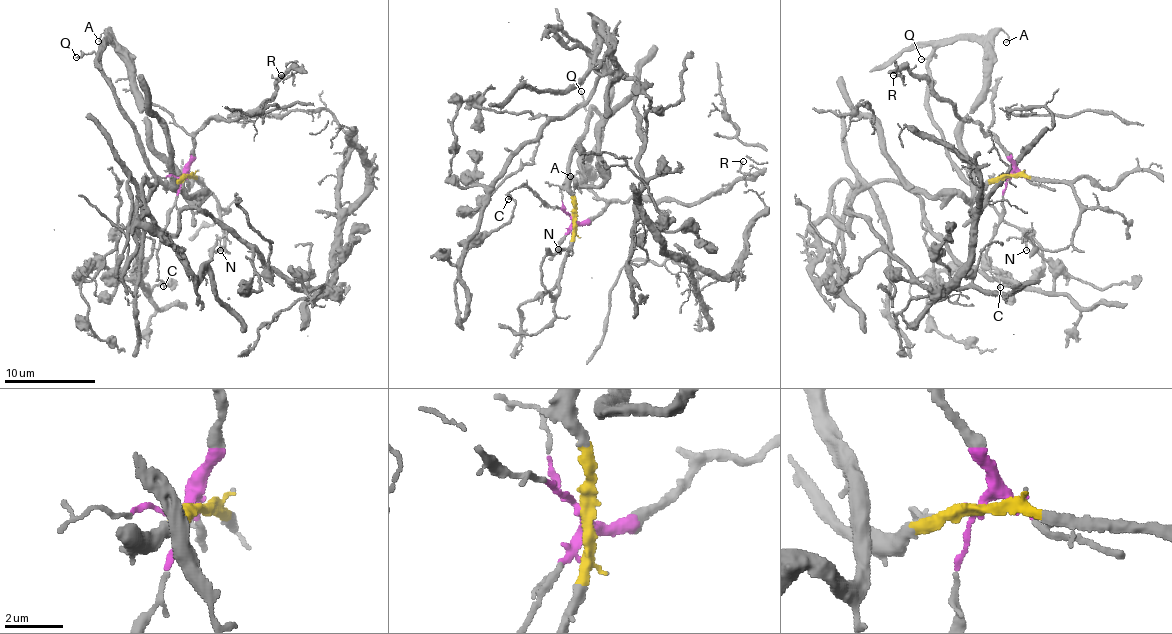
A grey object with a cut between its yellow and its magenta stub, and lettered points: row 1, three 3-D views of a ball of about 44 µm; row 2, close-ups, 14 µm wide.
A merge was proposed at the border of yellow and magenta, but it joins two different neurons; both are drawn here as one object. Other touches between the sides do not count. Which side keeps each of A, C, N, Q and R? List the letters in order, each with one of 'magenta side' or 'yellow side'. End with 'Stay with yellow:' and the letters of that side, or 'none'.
A: yellow side
C: magenta side
N: yellow side
Q: yellow side
R: magenta side
Stay with yellow: A, N, Q

